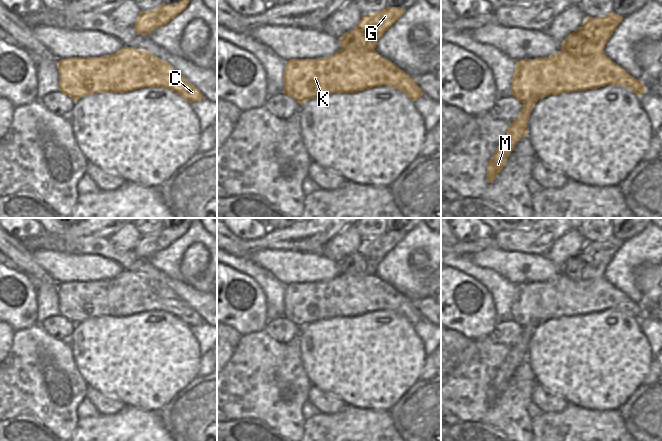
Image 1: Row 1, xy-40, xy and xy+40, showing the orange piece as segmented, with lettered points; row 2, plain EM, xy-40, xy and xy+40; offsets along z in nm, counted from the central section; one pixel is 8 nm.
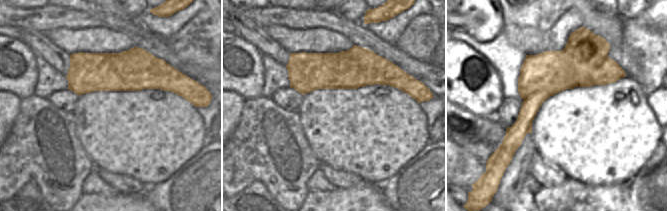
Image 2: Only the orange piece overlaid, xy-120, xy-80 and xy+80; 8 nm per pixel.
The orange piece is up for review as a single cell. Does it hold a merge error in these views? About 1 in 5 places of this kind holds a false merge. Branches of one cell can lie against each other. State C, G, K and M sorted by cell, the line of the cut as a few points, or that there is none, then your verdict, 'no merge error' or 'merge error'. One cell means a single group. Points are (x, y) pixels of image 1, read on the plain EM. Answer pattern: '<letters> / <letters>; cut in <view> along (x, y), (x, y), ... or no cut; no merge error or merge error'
C K / G M; cut in xy+40 along (561, 274), (574, 280), (599, 279), (602, 277); merge error

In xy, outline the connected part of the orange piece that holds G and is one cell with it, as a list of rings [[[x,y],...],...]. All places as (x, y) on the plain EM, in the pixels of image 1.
[[[386,231],[378,237],[362,239],[359,248],[339,262],[341,273],[375,275],[377,266],[405,235],[400,231]]]

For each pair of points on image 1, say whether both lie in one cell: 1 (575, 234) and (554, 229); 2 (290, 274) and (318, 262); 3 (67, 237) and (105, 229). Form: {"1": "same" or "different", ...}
{"1": "different", "2": "same", "3": "same"}

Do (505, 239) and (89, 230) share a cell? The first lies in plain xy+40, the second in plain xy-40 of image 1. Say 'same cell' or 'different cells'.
same cell

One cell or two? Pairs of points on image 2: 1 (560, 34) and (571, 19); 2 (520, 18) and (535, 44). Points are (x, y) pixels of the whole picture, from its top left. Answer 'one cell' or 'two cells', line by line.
1: one cell
2: two cells

